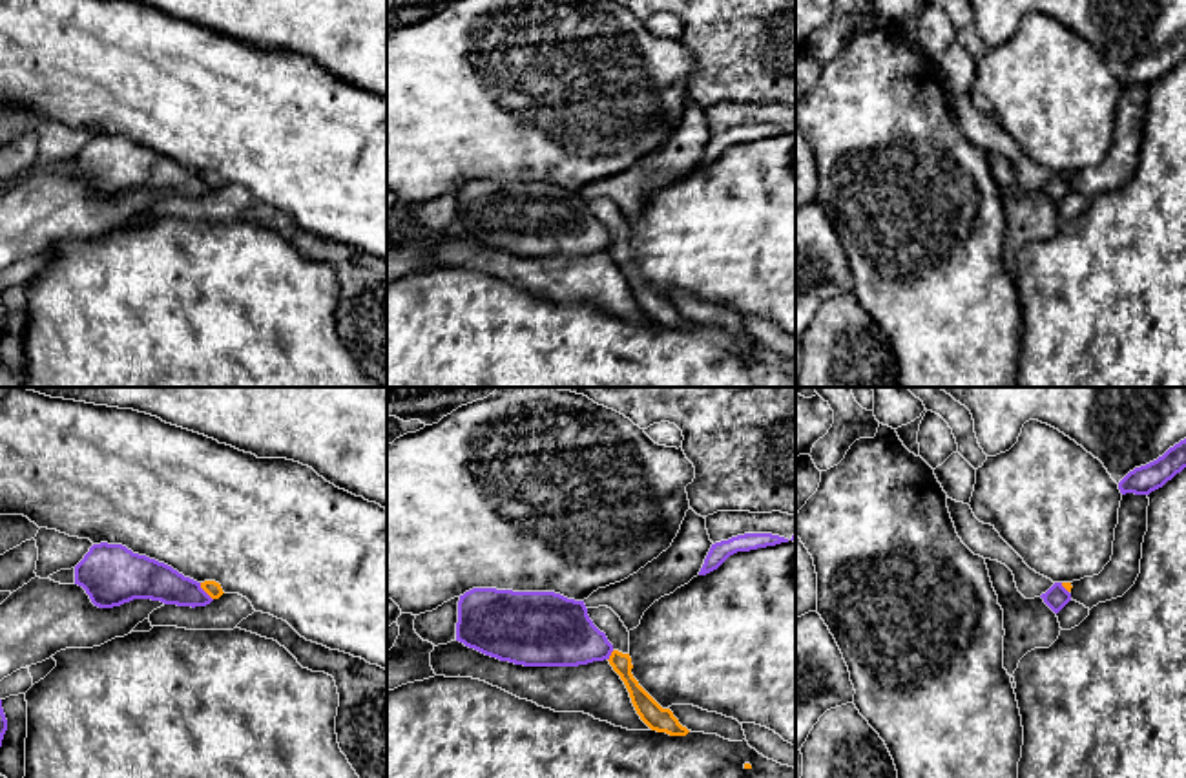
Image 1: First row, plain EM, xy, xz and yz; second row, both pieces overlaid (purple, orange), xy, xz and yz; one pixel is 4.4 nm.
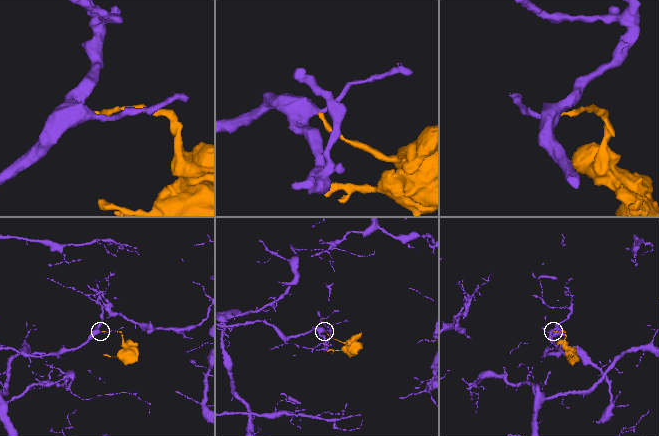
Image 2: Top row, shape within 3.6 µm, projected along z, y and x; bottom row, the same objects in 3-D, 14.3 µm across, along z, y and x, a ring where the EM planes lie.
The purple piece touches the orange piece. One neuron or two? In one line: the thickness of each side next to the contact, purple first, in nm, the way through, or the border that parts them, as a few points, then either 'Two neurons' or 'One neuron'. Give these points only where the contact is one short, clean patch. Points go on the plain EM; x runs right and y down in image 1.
Thickness 180 nm (purple) against 70 nm. Boundary: xy (199, 174), (212, 190). Two neurons

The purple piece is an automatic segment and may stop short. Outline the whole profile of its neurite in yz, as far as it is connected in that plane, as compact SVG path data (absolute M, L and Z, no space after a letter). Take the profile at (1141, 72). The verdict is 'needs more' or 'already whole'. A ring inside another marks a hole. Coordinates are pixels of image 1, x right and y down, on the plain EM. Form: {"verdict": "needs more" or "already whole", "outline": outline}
{"verdict": "already whole", "outline": "M1186 29L1170 38L1157 51L1129 62L1118 73L1118 80L1122 86L1126 84L1150 86L1151 82L1162 79L1184 58L1186 58Z"}

